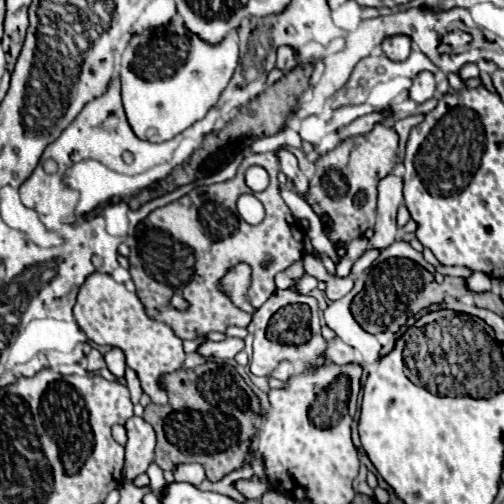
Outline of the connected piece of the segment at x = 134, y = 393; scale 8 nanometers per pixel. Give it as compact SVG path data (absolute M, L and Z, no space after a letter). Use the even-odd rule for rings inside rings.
M126 368L124 378L126 378L126 386L128 386L128 390L130 390L130 398L132 398L132 402L138 402L140 396L142 396L142 388L140 388L140 382L138 382L136 372L134 372L132 368Z

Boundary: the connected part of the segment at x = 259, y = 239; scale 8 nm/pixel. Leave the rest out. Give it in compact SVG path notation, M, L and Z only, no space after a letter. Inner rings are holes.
M250 154L242 160L232 180L210 186L196 186L182 198L152 210L136 226L136 244L128 256L128 272L136 286L138 298L152 320L168 324L172 332L182 340L194 340L200 334L224 332L228 326L246 326L250 322L252 316L238 310L216 282L236 262L248 262L252 266L252 284L248 288L248 298L250 304L258 308L276 290L274 276L278 274L278 270L288 268L294 260L304 256L304 234L296 218L292 218L284 200L280 198L278 172L280 164L276 154ZM250 166L262 166L268 172L270 184L264 192L254 192L246 186L244 174ZM248 192L260 196L260 202L266 208L266 218L258 226L250 226L248 222L244 222L236 210L238 196ZM174 242L178 242L176 256ZM188 248L192 248L194 254L190 254ZM268 258L270 264L264 266ZM174 294L180 294L188 302L186 310L170 308L168 300Z

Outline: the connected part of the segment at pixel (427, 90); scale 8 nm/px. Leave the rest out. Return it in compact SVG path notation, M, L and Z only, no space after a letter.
M420 72L414 80L412 80L412 88L410 88L410 98L418 104L426 102L428 98L432 98L436 94L436 82L434 82L434 74L432 72Z

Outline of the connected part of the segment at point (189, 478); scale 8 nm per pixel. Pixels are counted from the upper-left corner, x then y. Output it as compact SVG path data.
M176 464L172 474L176 480L184 480L184 482L190 482L194 486L198 486L204 478L204 470L200 464Z

